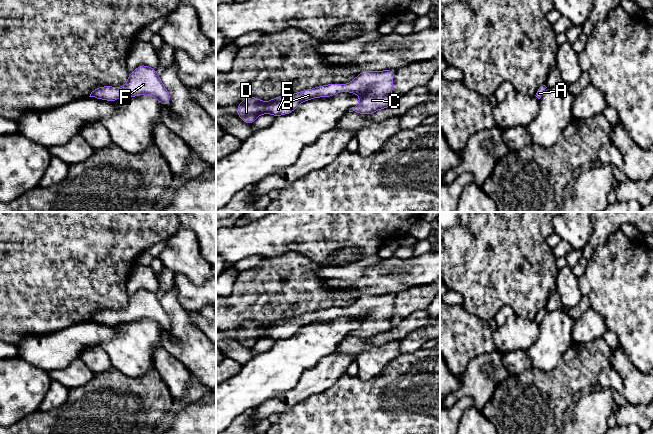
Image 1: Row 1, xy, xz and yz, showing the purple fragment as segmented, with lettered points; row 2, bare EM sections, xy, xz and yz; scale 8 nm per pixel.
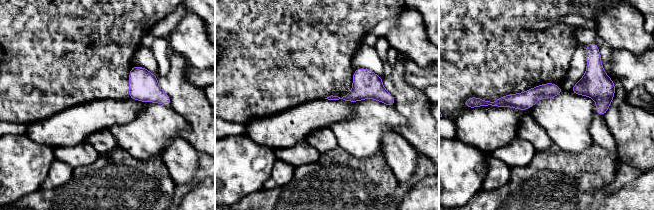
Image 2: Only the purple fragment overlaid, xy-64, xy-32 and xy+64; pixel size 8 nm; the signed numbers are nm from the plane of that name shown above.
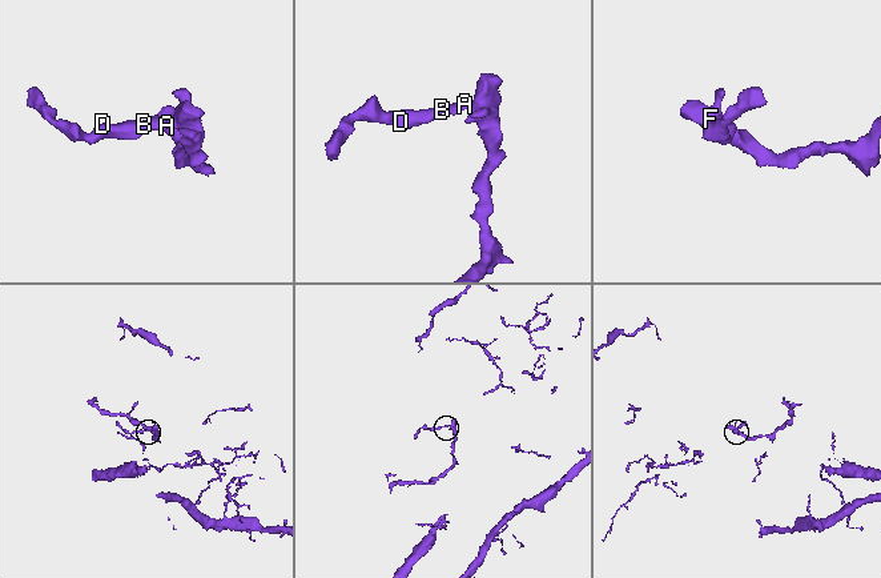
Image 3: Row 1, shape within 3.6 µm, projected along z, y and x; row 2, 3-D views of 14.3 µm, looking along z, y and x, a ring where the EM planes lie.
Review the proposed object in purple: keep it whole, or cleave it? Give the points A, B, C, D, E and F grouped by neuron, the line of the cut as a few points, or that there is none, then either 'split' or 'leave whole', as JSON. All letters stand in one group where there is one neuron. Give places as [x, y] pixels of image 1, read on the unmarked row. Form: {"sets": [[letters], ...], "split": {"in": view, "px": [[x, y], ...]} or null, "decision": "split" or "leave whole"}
{"sets": [["A", "B", "C", "D", "E", "F"]], "split": null, "decision": "leave whole"}

